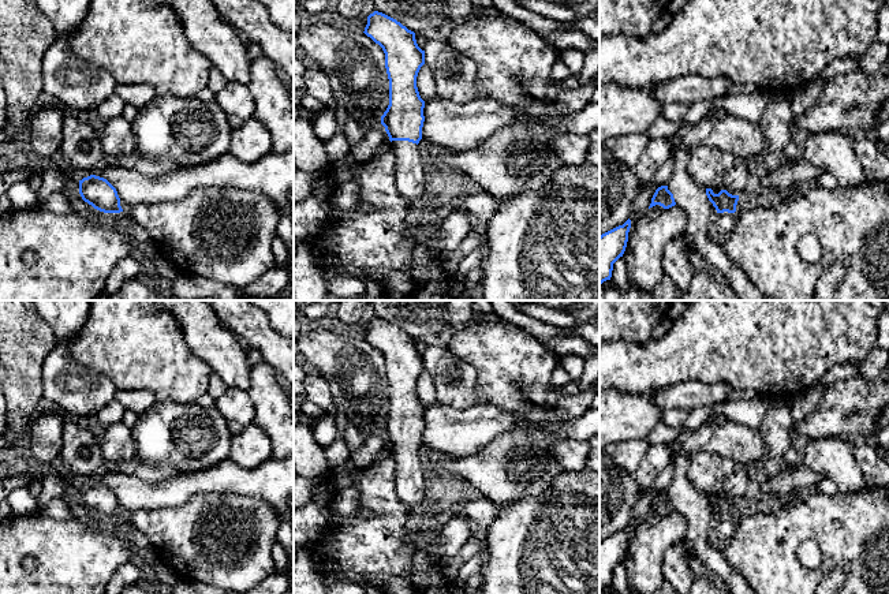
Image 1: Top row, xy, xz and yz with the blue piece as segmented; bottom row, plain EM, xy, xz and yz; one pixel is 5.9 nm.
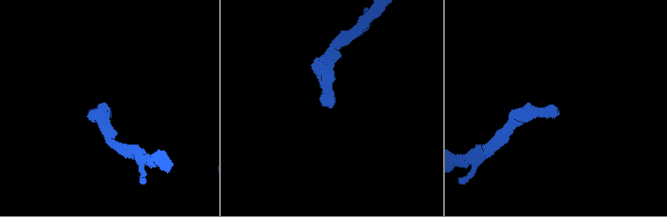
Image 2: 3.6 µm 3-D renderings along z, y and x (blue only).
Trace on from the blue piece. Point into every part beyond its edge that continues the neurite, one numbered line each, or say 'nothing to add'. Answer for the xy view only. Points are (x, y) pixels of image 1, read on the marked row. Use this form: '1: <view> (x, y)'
nothing to add

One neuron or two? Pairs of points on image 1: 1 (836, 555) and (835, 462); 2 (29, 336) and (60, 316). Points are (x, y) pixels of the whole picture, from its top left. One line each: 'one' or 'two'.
1: two
2: two

